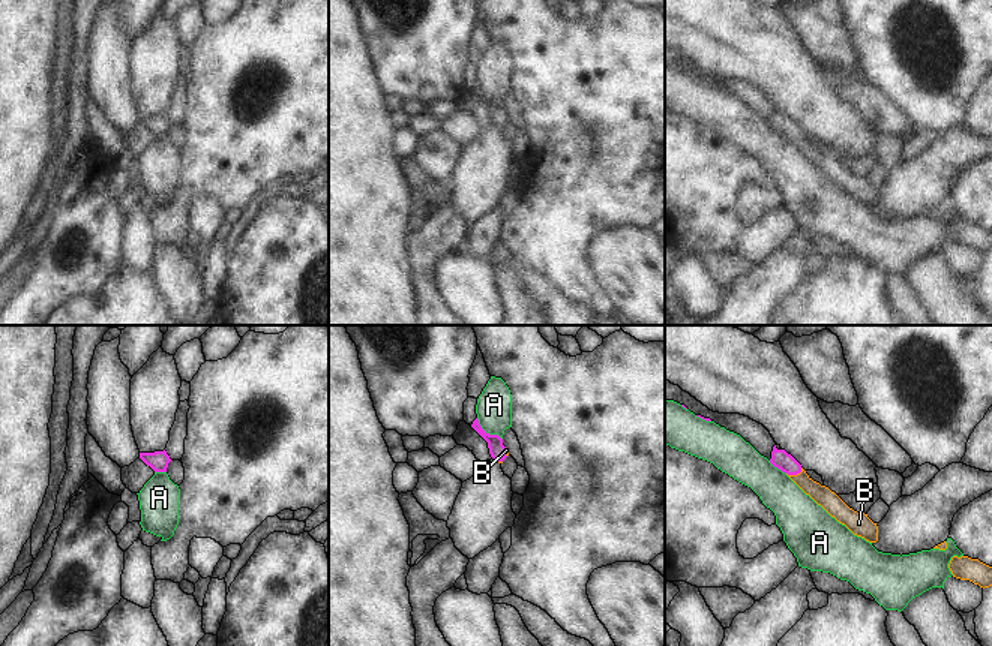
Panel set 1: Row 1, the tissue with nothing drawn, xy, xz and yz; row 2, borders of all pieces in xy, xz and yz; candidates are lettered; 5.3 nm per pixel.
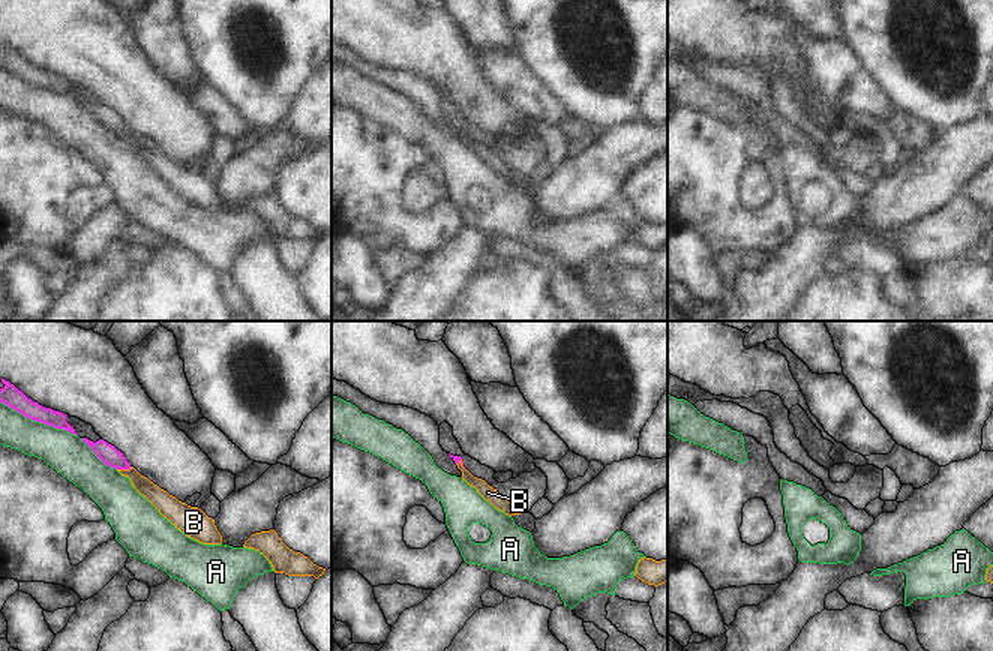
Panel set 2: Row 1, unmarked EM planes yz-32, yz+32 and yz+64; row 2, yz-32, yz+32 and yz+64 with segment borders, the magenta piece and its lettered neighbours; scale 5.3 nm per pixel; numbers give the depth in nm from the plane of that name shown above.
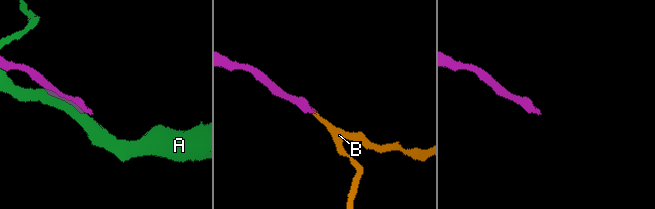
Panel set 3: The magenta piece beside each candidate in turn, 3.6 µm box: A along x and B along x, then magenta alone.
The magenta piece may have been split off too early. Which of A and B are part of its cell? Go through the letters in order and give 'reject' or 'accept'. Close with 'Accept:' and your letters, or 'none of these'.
A: reject
B: accept
Accept: B

